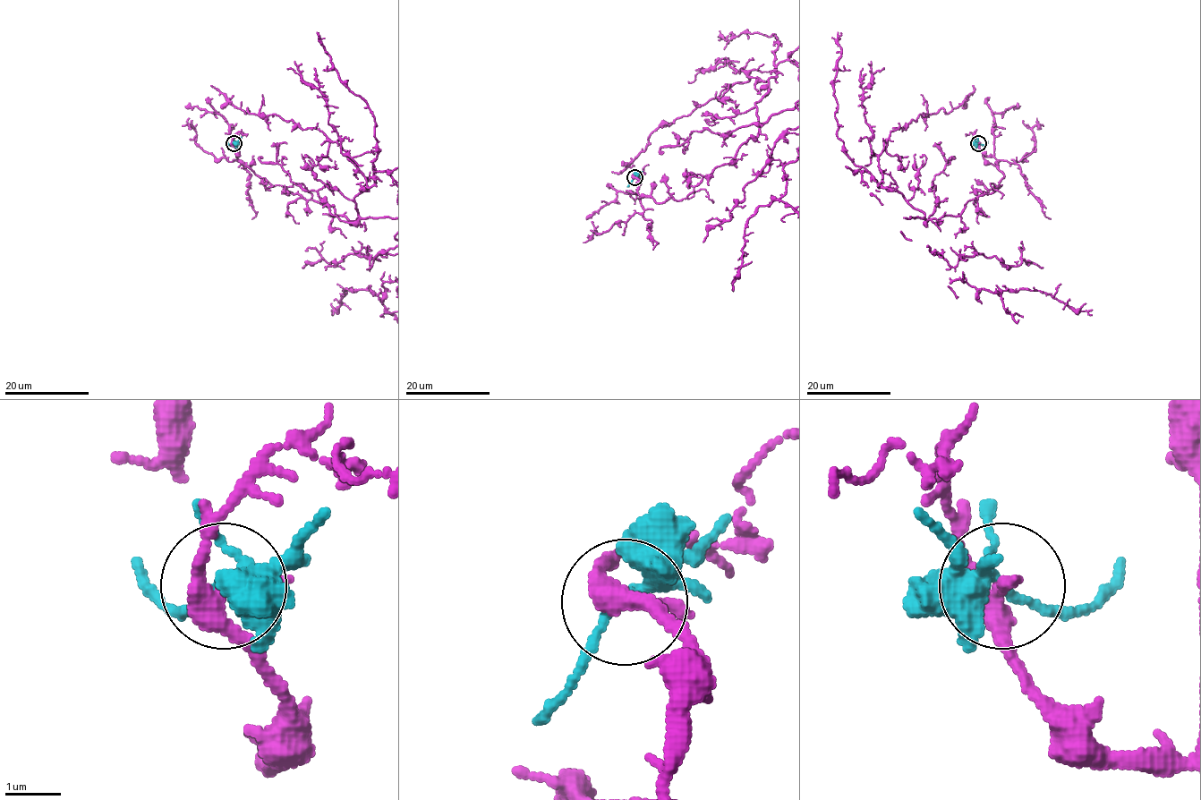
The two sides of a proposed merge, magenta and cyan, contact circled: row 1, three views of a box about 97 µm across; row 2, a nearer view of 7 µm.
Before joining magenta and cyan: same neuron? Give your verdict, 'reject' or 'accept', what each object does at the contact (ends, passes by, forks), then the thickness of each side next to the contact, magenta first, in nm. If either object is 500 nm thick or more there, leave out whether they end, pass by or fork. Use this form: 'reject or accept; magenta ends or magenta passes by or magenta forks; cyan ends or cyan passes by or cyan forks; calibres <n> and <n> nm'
reject; magenta passes by; cyan forks; calibres 360 and 200 nm

